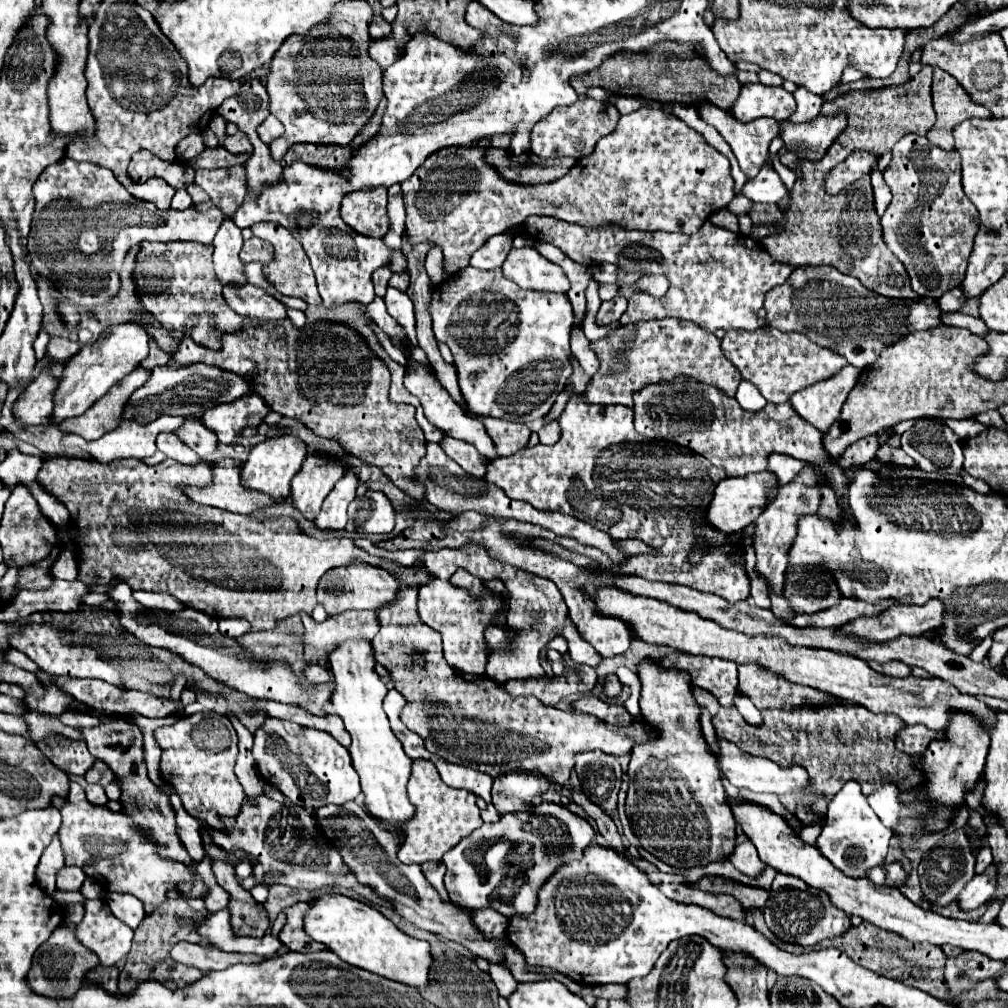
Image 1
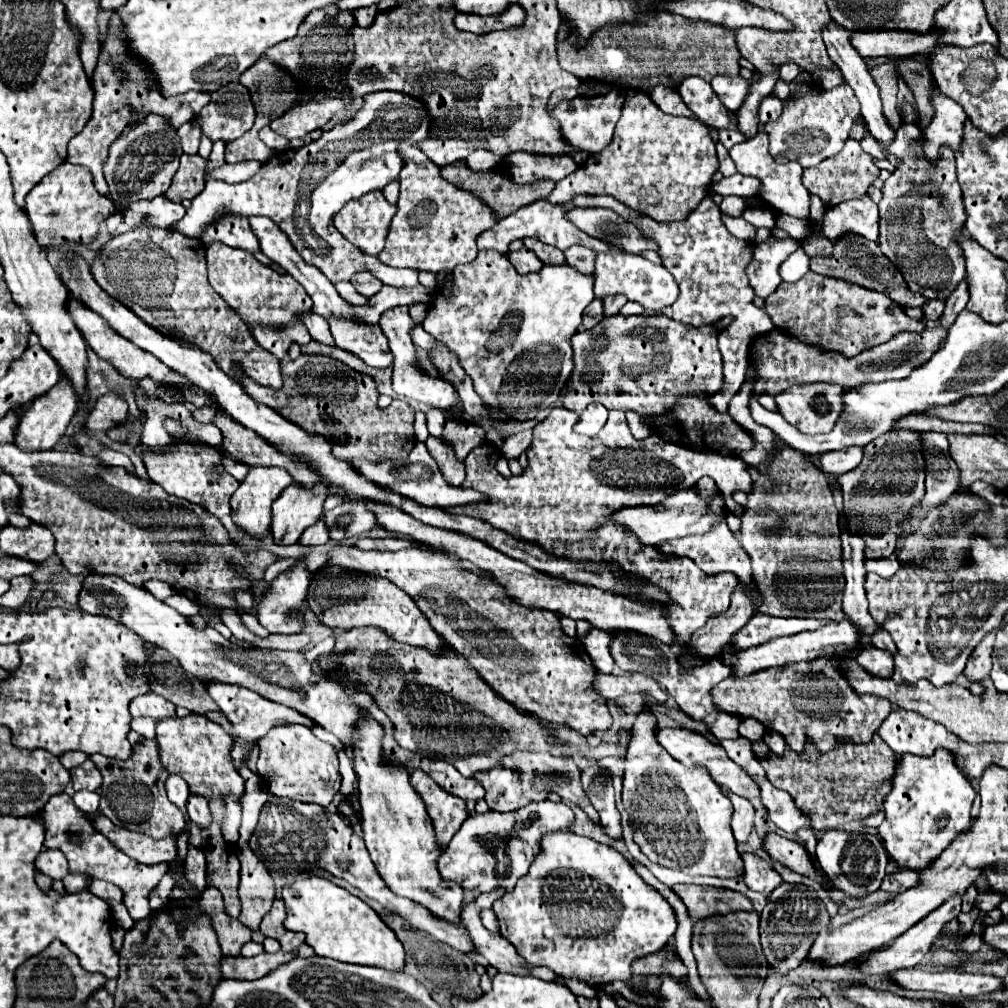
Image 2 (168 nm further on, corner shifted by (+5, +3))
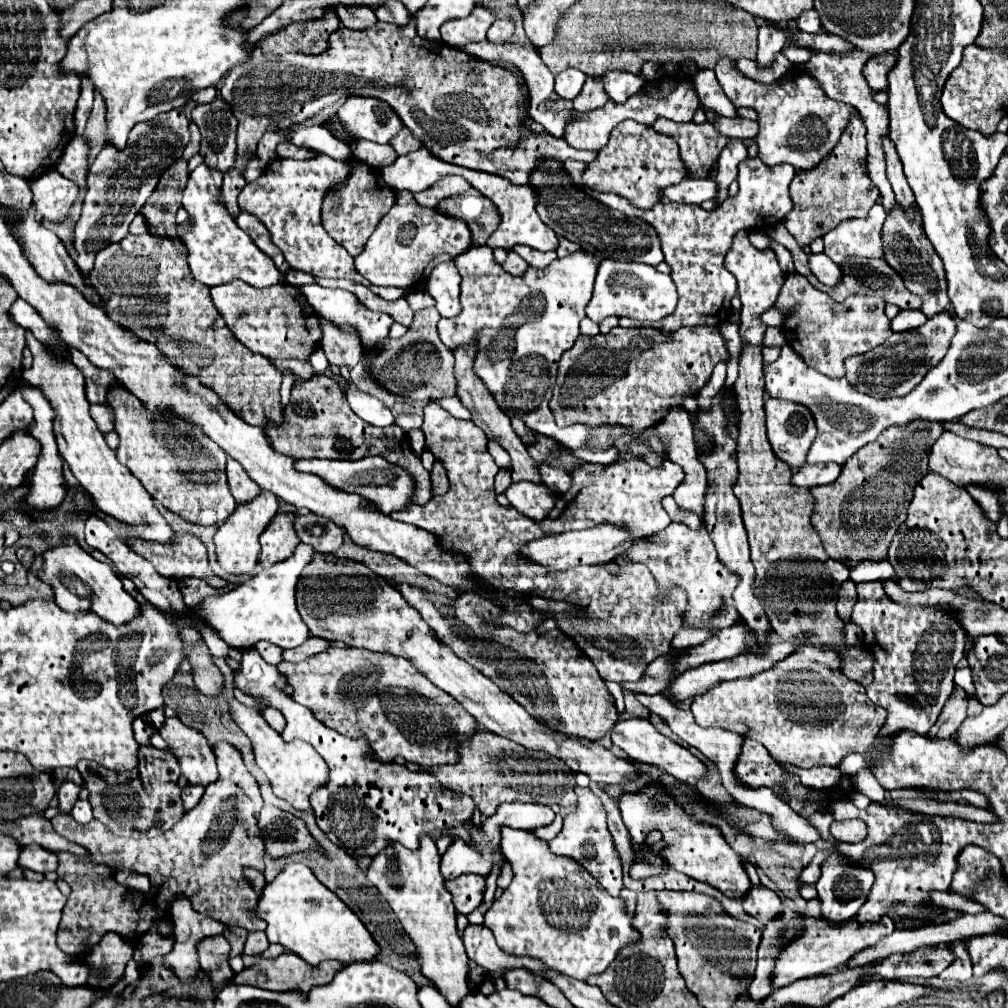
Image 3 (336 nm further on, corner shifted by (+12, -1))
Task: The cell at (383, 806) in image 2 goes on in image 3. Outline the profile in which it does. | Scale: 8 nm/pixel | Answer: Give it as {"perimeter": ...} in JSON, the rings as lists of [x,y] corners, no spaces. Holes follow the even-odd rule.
{"perimeter":[[[421,836],[417,850],[409,850],[397,842],[387,844],[371,858],[365,876],[389,902],[399,922],[403,924],[403,930],[417,946],[421,972],[435,982],[435,986],[449,998],[449,1002],[453,1002],[453,1006],[457,1006],[461,996],[469,992],[467,954],[463,940],[457,934],[451,892],[445,888],[445,878],[441,878],[439,872],[439,852],[435,840],[431,836]]]}

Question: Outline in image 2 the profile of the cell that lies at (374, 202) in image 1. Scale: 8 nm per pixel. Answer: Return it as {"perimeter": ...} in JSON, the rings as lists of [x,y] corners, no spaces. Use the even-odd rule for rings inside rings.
{"perimeter":[[[342,208],[334,216],[334,226],[358,250],[376,256],[384,248],[390,220],[382,218],[380,210],[378,214],[370,214],[368,210],[362,214],[358,208]]]}

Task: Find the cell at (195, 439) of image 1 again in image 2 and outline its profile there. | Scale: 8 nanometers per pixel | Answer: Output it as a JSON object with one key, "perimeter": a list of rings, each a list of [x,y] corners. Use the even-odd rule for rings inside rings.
{"perimeter":[[[223,454],[221,455],[223,466],[226,466],[226,472],[230,472],[234,478],[246,478],[246,474],[248,474],[248,468],[244,466],[244,464],[238,464],[238,462],[234,462],[234,460],[228,459]]]}

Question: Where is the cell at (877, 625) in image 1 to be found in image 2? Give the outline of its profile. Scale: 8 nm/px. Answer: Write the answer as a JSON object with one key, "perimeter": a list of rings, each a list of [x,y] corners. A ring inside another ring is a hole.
{"perimeter":[[[842,620],[842,622],[828,622],[818,630],[812,632],[800,632],[800,634],[792,634],[792,636],[784,636],[784,638],[774,638],[772,642],[748,648],[748,650],[724,650],[722,664],[732,668],[732,674],[736,678],[754,674],[758,670],[766,670],[772,666],[784,666],[784,664],[792,664],[792,662],[802,662],[802,660],[814,660],[822,654],[846,654],[846,652],[854,652],[856,644],[858,644],[858,630],[850,620]]]}

